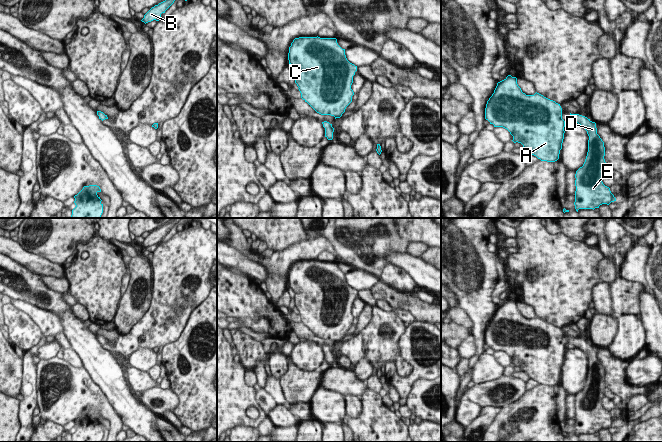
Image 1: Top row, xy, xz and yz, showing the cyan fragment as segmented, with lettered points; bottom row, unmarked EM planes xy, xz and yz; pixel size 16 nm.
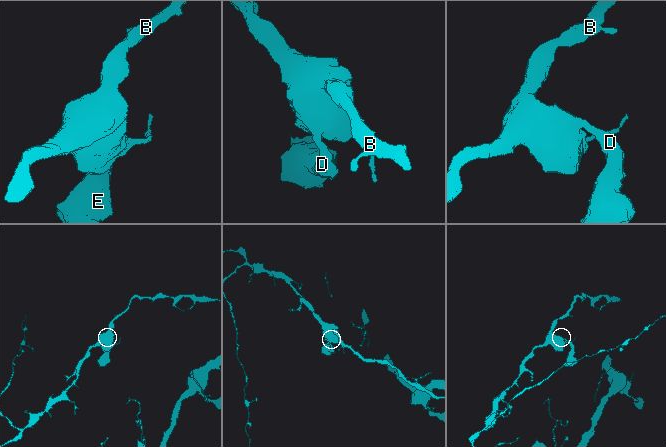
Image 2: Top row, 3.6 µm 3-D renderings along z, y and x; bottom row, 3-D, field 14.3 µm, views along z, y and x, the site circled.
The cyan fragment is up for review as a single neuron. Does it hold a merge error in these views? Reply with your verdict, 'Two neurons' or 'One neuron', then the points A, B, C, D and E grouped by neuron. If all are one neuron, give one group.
One neuron. Groups: A B C D E

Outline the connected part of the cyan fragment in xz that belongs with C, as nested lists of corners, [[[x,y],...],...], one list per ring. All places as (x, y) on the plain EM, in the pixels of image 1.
[[[299,261],[289,271],[289,288],[294,293],[295,307],[299,311],[301,322],[317,337],[340,342],[354,319],[351,309],[357,290],[350,287],[336,262]]]

